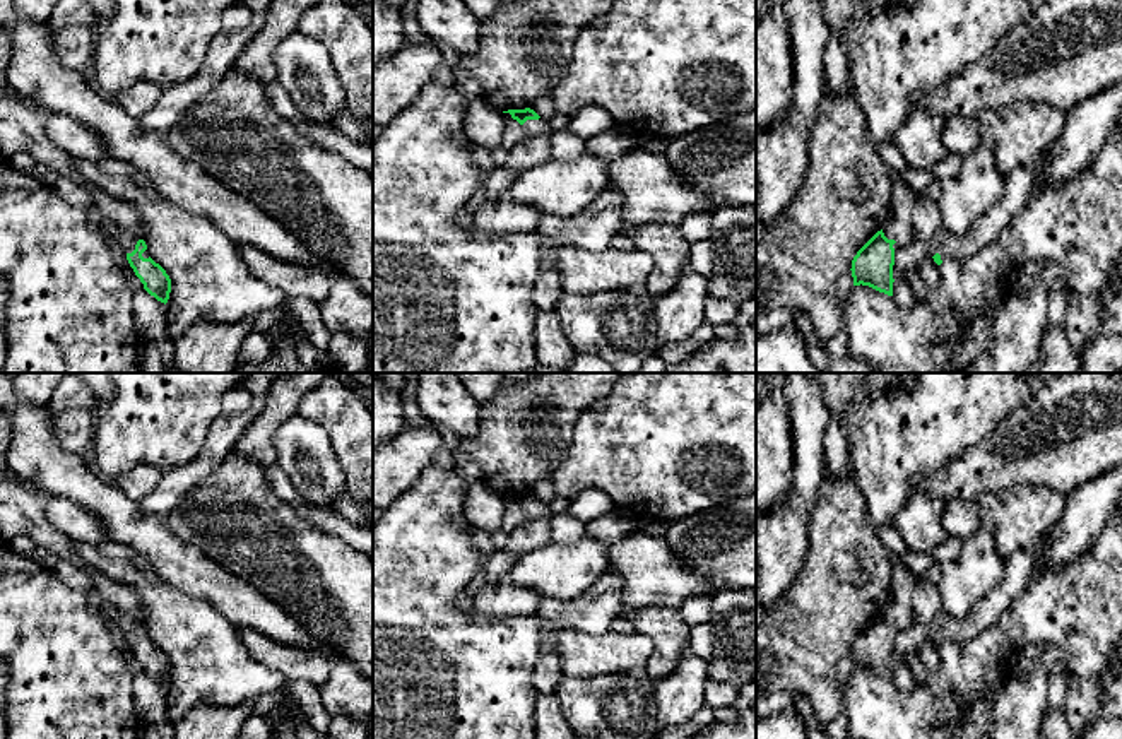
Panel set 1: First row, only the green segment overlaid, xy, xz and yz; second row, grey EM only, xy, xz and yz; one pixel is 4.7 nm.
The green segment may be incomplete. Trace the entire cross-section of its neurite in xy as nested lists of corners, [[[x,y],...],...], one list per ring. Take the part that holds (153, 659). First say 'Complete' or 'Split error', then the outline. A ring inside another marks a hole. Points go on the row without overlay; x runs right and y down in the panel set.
Split error. [[[109,602],[103,604],[101,614],[127,638],[127,643],[144,667],[144,672],[166,688],[171,676],[171,662],[166,653],[151,641],[145,624],[123,614]]]

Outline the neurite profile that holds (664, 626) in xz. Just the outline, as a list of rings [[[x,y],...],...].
[[[638,607],[628,618],[635,631],[653,641],[653,653],[647,665],[648,676],[657,683],[670,674],[688,647],[691,626],[670,607]]]

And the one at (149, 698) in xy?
[[[145,672],[133,674],[133,703],[142,725],[151,725],[161,739],[174,739],[174,725],[166,717],[166,688]]]

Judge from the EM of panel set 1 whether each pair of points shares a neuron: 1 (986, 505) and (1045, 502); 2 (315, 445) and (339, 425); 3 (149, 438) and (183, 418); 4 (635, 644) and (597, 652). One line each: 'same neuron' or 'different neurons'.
1: same neuron
2: different neurons
3: same neuron
4: same neuron

